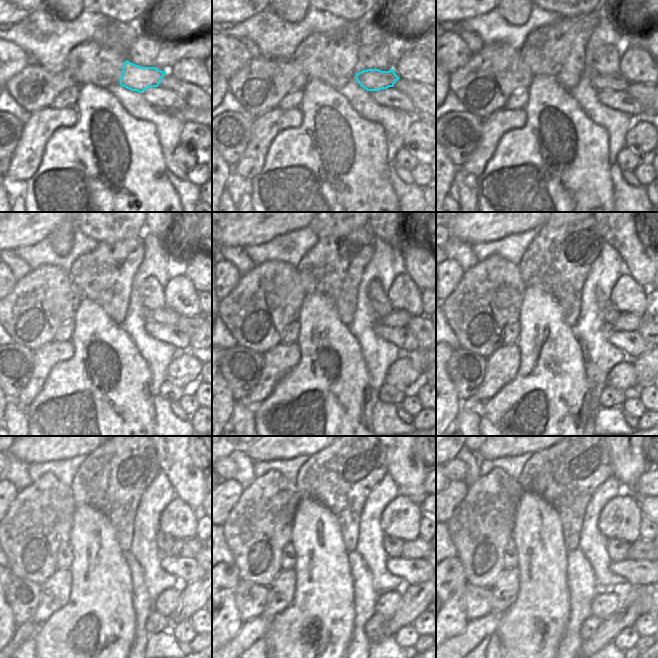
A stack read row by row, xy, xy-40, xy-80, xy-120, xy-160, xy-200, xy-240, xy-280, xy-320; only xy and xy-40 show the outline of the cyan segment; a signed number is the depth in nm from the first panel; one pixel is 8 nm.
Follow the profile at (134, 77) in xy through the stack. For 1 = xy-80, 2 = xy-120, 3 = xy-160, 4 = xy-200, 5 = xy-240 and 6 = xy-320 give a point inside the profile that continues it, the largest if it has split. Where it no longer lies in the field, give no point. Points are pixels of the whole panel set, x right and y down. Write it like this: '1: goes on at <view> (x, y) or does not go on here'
1: goes on at xy-80 (617, 82)
2: goes on at xy-120 (166, 316)
3: goes on at xy-160 (397, 318)
4: goes on at xy-200 (626, 321)
5: goes on at xy-240 (188, 548)
6: goes on at xy-320 (639, 550)

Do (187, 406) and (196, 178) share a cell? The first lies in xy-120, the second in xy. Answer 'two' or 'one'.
one

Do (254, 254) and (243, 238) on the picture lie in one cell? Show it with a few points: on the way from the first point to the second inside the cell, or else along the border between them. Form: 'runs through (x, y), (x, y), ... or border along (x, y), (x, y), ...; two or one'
border along (272, 239), (260, 244), (249, 244), (244, 247); two

